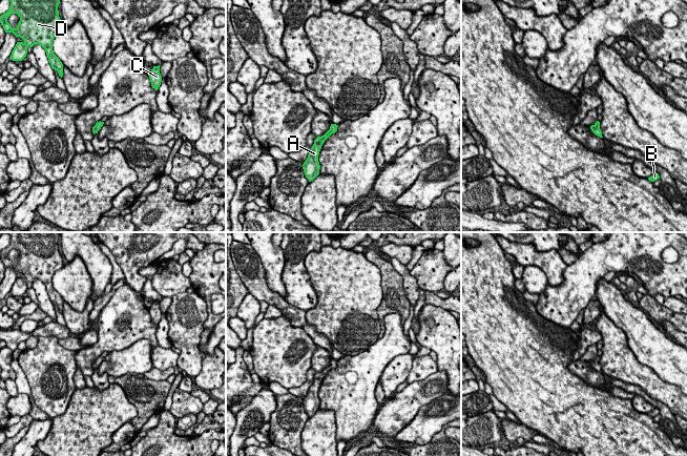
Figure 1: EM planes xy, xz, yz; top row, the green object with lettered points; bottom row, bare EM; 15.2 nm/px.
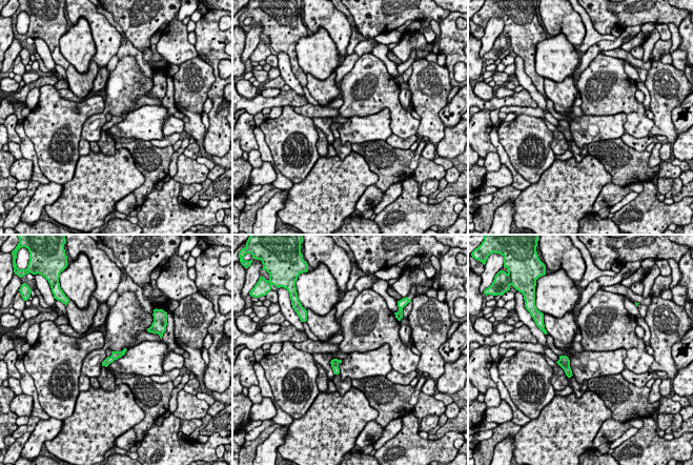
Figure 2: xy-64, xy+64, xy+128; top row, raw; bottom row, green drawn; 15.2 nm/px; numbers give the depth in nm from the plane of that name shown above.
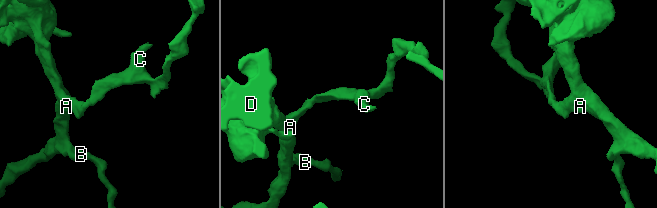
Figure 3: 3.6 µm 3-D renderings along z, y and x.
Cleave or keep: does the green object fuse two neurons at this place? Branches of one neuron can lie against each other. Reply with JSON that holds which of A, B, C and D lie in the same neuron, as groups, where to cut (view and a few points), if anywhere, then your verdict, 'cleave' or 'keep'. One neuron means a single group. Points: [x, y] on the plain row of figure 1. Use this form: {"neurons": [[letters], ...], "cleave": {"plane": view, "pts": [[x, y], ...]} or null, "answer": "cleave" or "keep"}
{"neurons": [["A", "B", "D"], ["C"]], "cleave": {"plane": "xy", "pts": [[23, 278], [26, 282]]}, "answer": "cleave"}

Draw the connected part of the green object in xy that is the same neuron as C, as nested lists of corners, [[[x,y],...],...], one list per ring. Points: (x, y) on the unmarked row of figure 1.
[[[153,302],[153,304],[148,308],[150,317],[151,317],[151,322],[152,324],[154,324],[155,326],[159,325],[161,317],[162,317],[162,311],[160,309],[160,302]]]

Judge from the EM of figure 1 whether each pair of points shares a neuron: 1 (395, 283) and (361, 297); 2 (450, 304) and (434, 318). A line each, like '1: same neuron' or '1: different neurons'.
1: different neurons
2: different neurons

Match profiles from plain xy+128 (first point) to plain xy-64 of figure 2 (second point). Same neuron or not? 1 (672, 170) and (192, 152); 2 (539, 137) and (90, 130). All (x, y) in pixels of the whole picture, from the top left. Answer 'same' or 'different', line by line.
1: different
2: different

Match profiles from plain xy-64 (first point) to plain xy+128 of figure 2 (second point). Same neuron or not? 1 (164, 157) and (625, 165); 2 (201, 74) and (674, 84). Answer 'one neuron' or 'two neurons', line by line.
1: one neuron
2: one neuron

